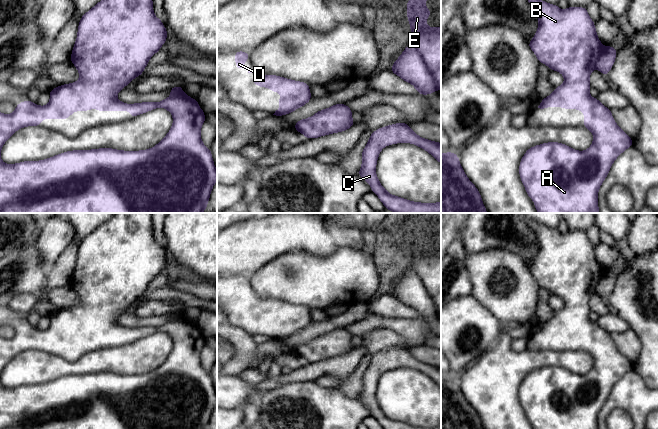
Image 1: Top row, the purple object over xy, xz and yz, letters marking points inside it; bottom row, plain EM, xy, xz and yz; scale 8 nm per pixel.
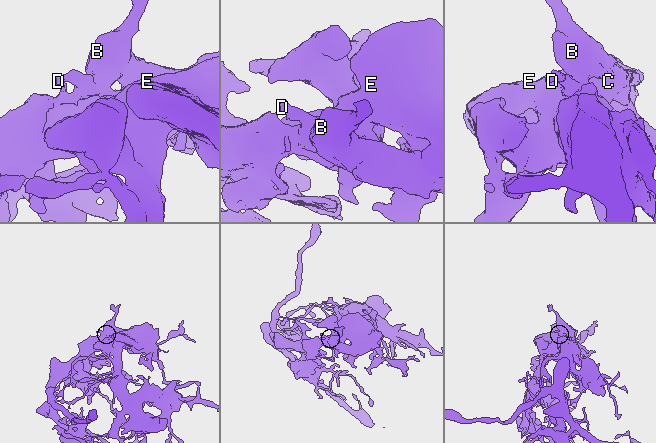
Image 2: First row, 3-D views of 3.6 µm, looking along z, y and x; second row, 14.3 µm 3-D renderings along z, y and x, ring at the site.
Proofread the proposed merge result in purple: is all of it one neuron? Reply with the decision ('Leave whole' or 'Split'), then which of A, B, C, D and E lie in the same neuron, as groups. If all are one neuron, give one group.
Leave whole. Groups: A B C D E

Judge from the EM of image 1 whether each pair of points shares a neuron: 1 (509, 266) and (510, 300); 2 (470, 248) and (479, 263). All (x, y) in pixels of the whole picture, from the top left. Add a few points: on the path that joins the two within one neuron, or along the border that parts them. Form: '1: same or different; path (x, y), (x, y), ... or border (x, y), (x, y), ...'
1: same; path (508, 274), (510, 292)
2: different; border (496, 248), (486, 248), (467, 256)

